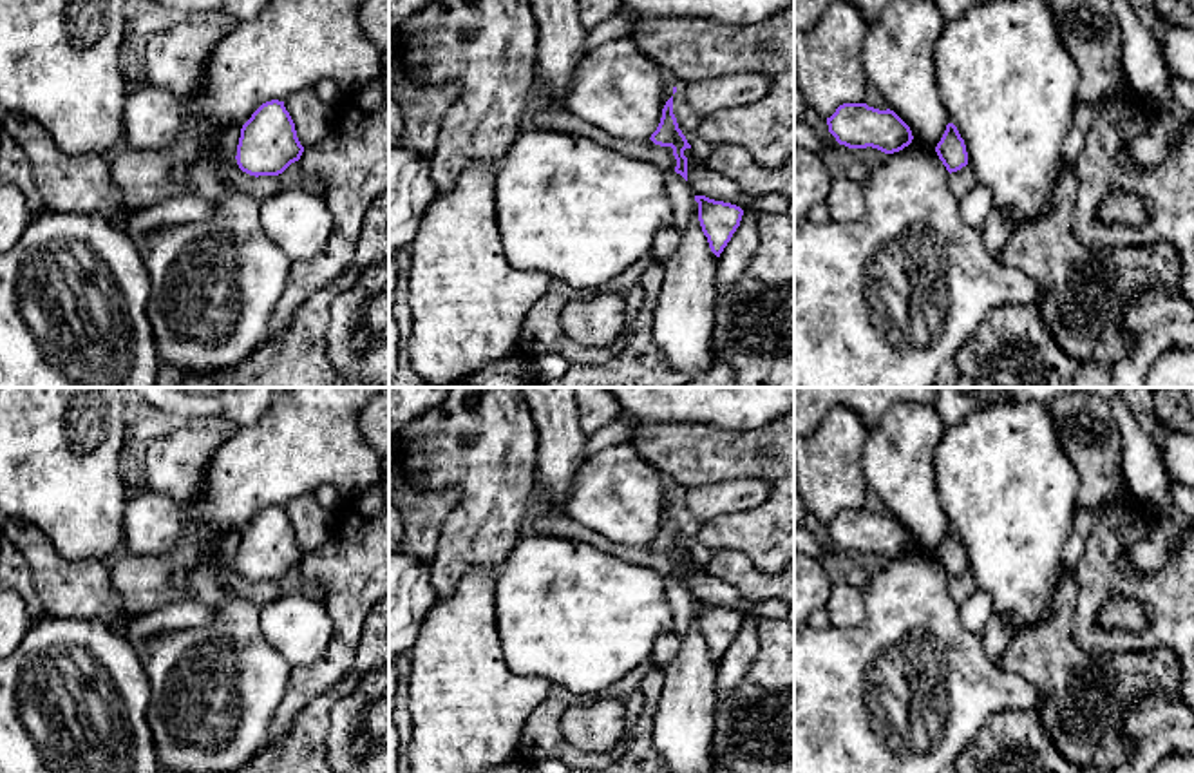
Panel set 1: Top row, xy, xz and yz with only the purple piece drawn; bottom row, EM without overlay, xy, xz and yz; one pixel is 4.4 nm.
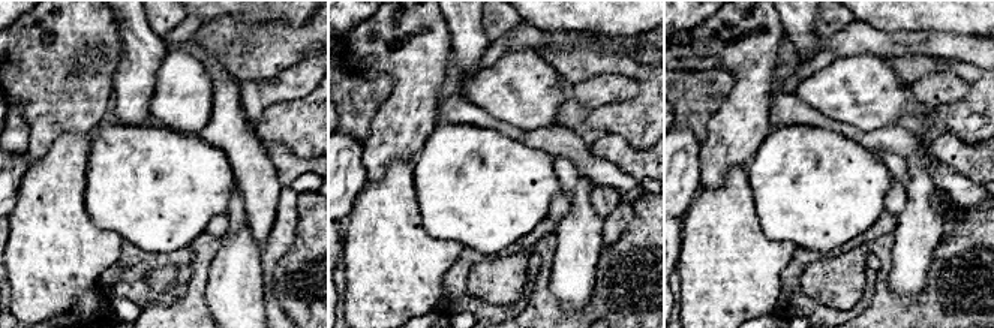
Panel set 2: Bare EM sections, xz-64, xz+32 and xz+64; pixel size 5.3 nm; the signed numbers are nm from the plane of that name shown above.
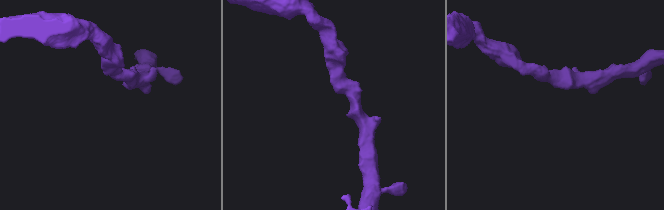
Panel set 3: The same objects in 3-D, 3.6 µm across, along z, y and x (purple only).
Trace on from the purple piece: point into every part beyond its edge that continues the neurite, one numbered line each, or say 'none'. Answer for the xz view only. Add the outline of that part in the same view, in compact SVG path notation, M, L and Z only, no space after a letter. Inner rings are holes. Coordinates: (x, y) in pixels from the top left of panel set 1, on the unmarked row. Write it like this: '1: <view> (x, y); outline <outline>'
none

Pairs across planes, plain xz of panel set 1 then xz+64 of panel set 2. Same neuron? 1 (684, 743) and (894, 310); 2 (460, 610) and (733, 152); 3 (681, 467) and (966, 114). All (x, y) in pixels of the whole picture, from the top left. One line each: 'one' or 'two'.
1: two
2: two
3: one

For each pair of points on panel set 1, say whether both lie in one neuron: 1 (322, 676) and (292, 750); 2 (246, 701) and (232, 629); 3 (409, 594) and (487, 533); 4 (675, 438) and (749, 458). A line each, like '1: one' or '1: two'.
1: two
2: one
3: two
4: one

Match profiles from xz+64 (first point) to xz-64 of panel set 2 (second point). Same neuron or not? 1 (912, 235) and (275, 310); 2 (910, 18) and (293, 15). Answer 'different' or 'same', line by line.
1: different
2: same

